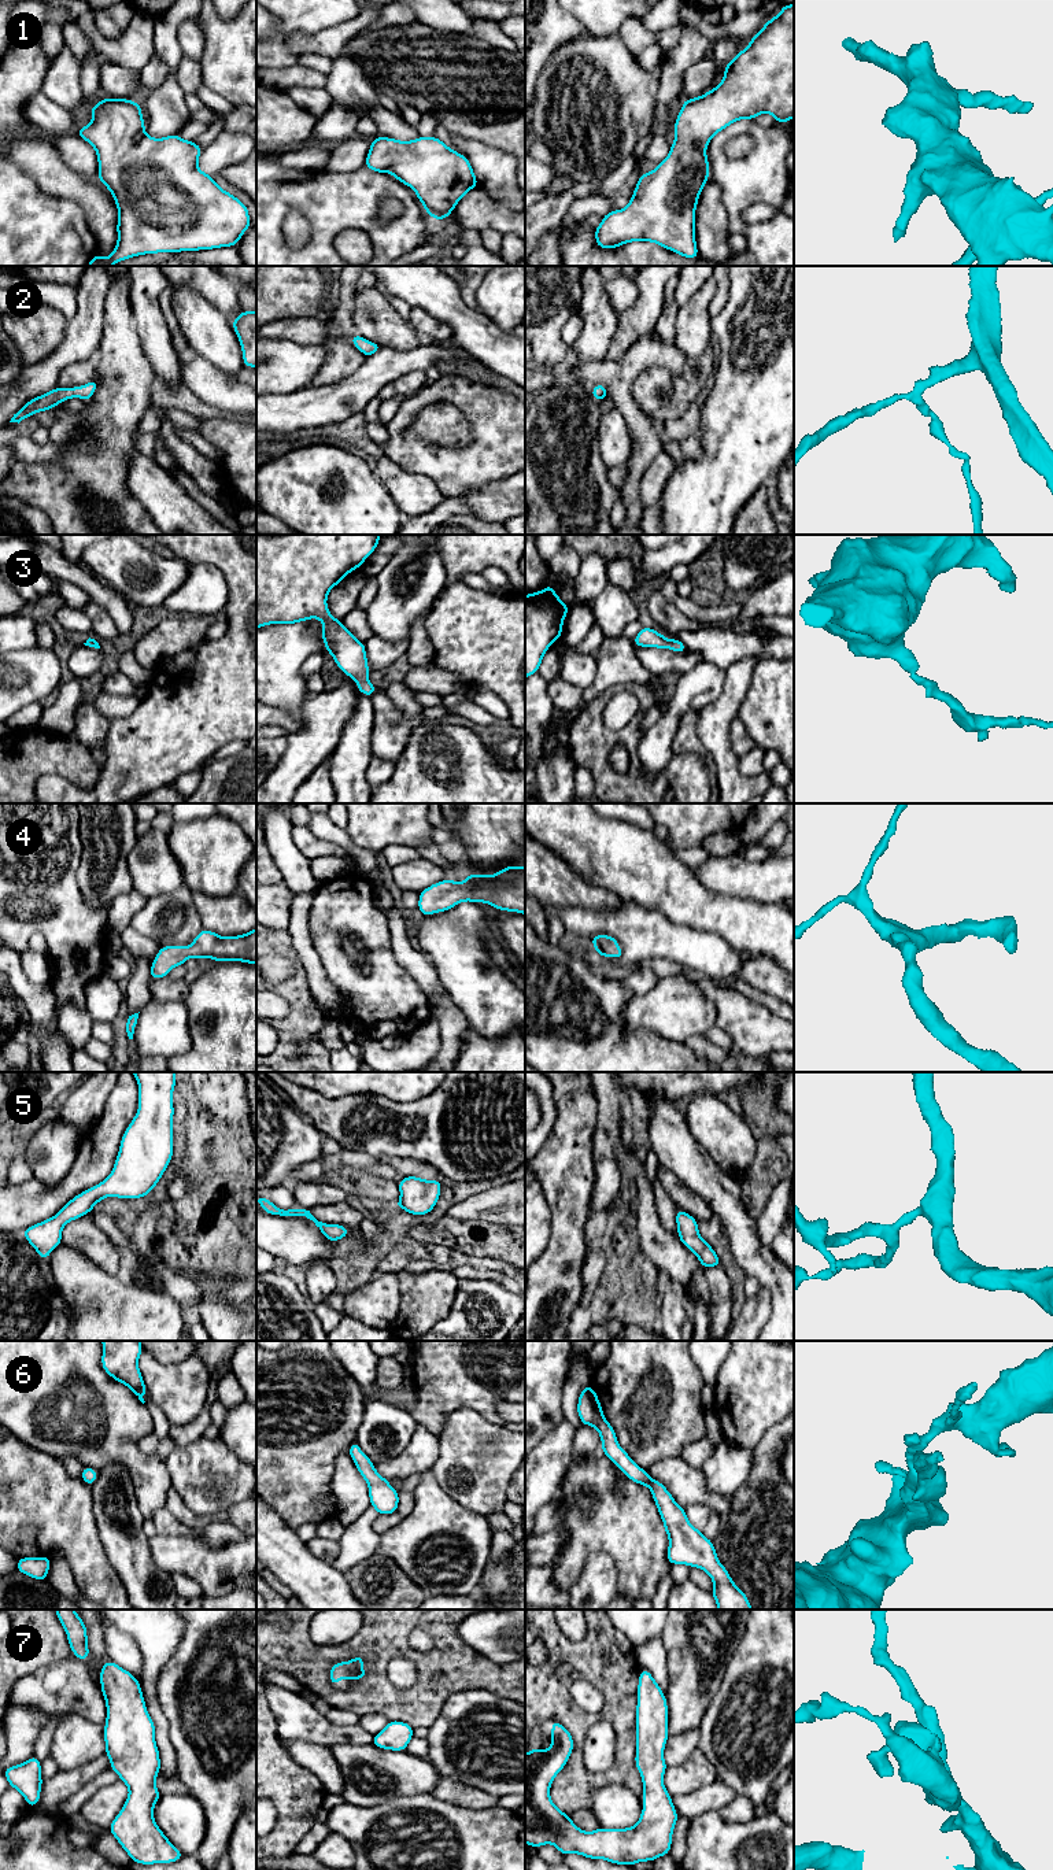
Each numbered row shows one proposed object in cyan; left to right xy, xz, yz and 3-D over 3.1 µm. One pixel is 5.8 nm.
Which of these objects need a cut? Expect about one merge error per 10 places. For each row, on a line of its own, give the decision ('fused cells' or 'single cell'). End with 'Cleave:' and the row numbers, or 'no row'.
1: single cell
2: single cell
3: single cell
4: single cell
5: single cell
6: single cell
7: single cell
Cleave: no row

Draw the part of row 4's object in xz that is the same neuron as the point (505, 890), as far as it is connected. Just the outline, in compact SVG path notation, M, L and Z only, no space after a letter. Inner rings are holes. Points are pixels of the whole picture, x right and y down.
M506 866L492 876L466 875L463 884L444 879L418 892L418 910L424 916L447 912L461 902L484 902L498 910L518 912L525 916L525 866Z

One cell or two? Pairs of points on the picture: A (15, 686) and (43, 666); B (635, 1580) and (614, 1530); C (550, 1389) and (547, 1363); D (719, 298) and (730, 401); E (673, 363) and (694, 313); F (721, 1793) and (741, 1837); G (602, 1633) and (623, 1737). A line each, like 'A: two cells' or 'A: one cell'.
A: one cell
B: one cell
C: one cell
D: two cells
E: two cells
F: two cells
G: one cell

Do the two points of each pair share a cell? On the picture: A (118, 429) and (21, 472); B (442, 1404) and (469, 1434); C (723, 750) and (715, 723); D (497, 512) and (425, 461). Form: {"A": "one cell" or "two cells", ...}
{"A": "one cell", "B": "two cells", "C": "one cell", "D": "two cells"}

